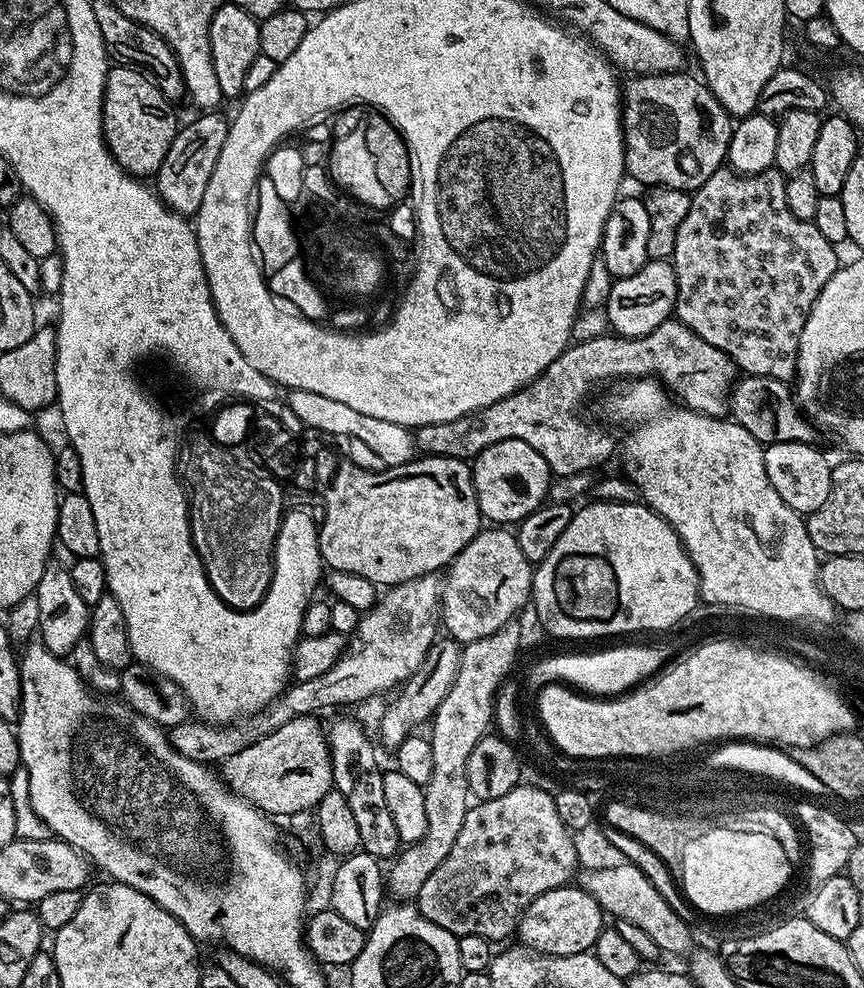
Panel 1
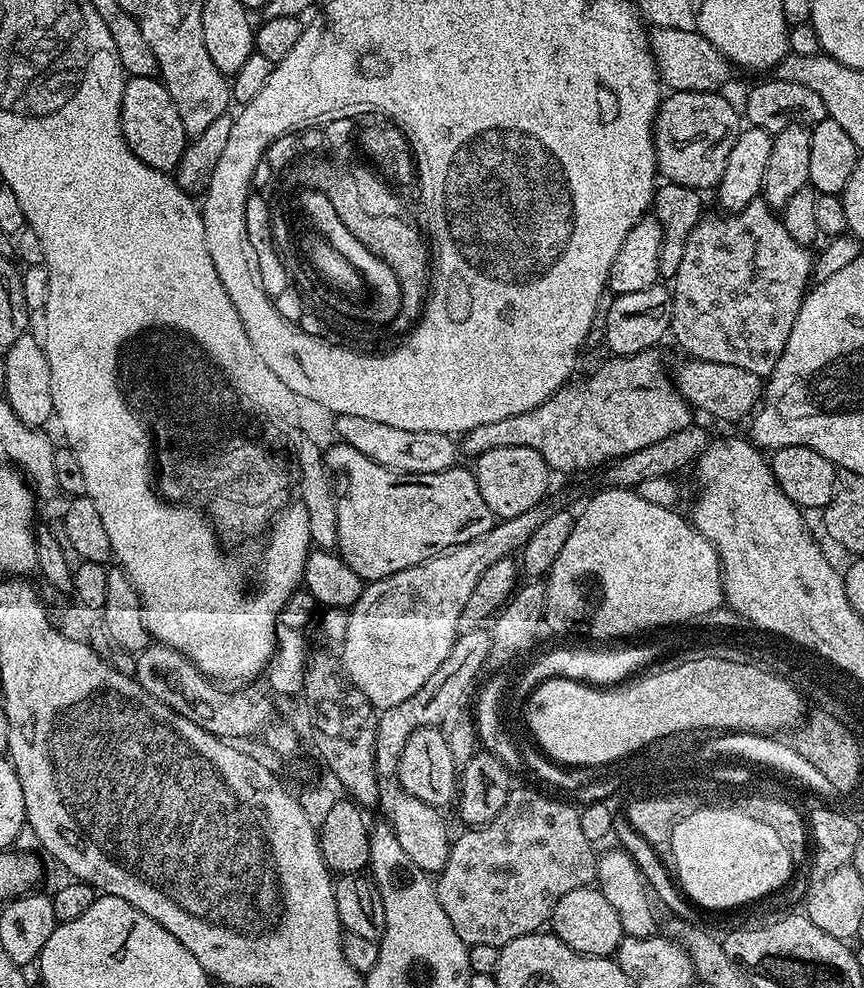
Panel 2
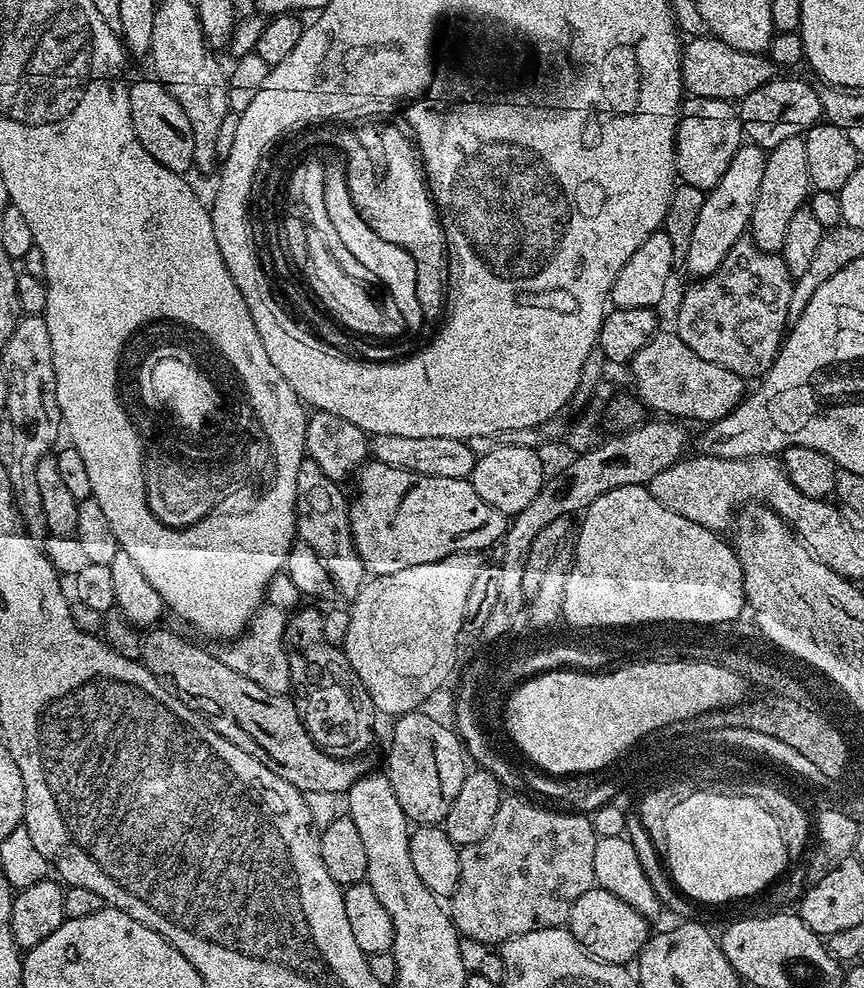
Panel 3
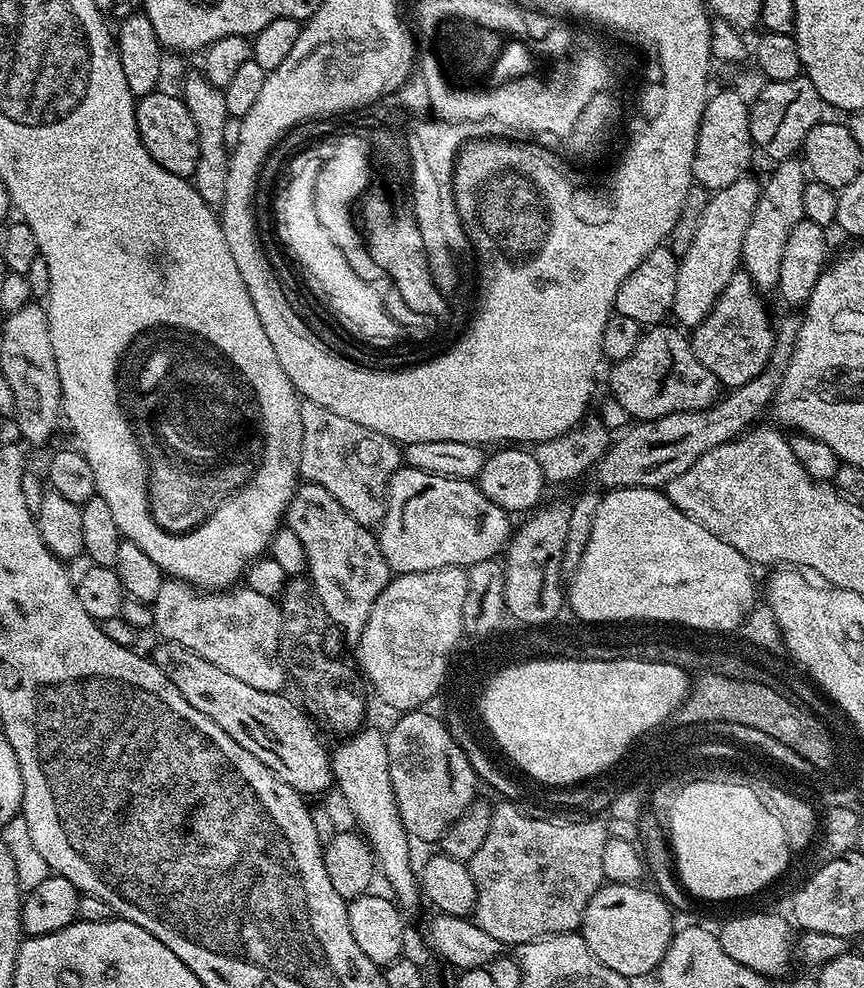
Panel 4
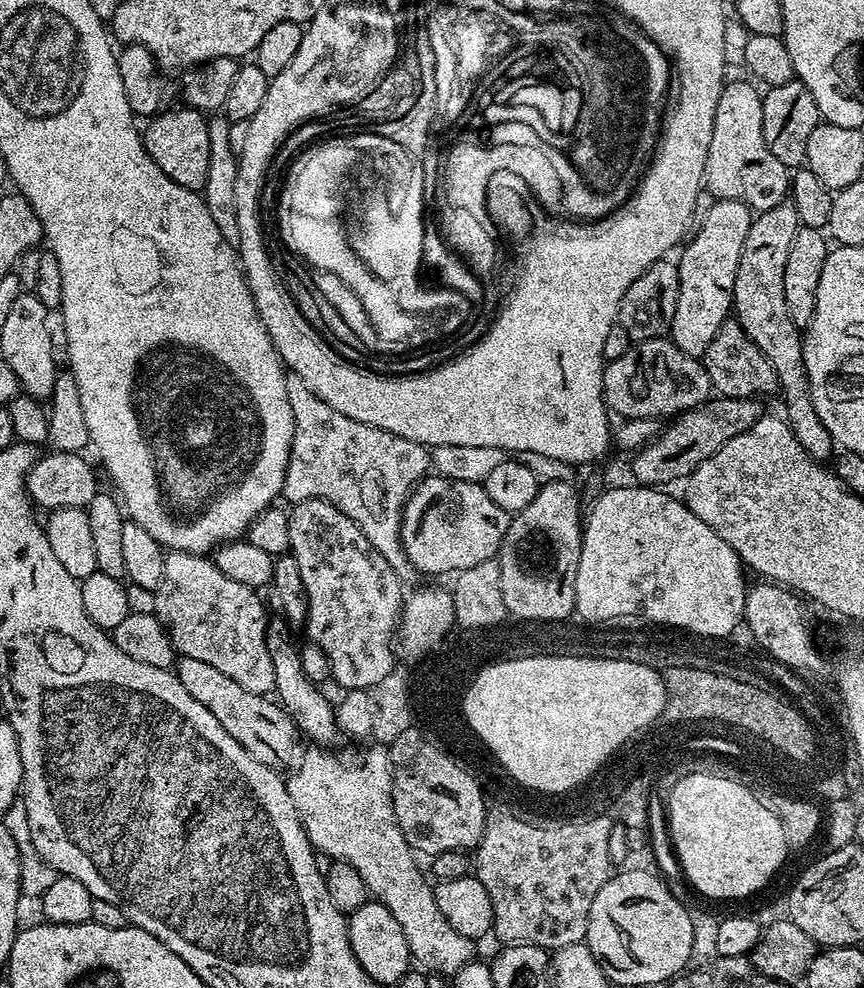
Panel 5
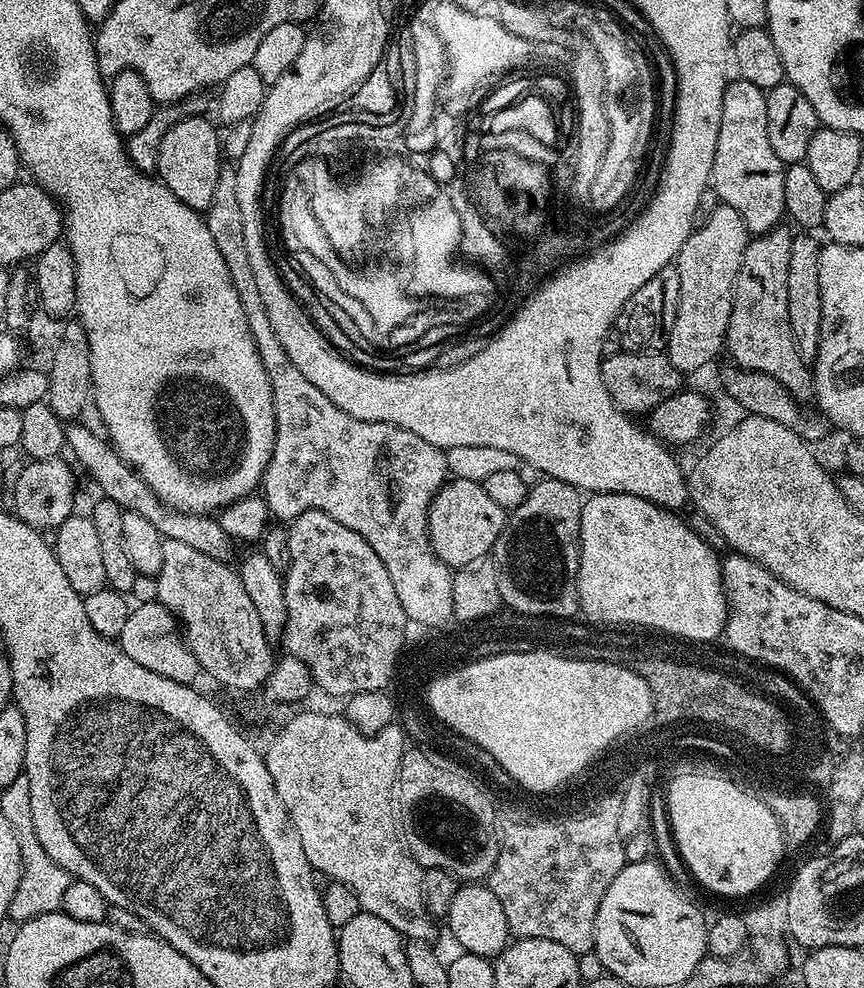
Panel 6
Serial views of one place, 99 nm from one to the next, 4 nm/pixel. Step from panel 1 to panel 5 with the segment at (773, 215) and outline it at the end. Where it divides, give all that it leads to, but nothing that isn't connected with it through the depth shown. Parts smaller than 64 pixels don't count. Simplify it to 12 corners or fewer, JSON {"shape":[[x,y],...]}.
{"shape":[[725,320],[702,363],[730,400],[777,391],[774,366]]}

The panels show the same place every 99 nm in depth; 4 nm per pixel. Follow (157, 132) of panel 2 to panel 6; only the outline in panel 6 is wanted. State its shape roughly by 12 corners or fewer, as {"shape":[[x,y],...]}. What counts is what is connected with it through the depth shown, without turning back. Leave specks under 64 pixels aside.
{"shape":[[188,116],[158,146],[155,175],[207,210],[222,167],[217,125]]}

